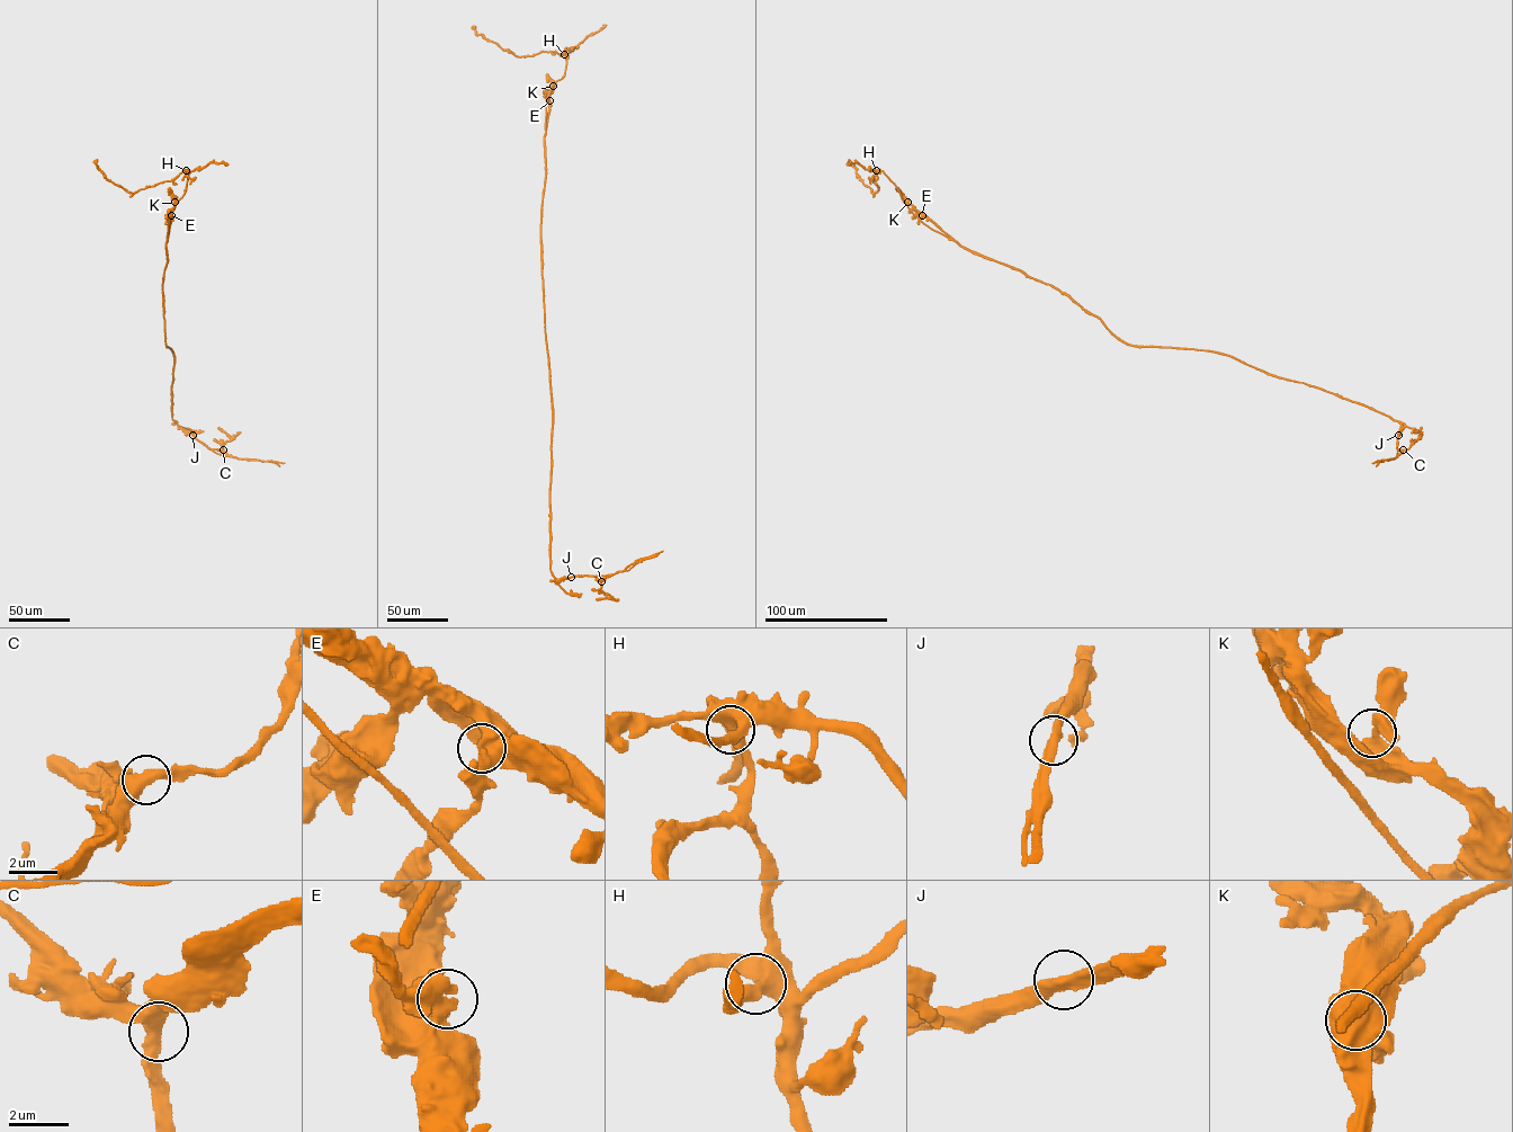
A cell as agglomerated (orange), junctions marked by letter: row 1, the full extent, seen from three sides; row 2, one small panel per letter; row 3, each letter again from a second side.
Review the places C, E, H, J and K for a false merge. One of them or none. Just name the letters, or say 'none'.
J

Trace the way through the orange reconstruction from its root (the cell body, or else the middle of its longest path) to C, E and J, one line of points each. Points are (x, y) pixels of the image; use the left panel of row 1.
C: (166, 336), (166, 346), (173, 357), (172, 418), (179, 428), (208, 447), (223, 449)
E: (166, 336), (162, 281), (171, 215)
J: (166, 336), (166, 346), (173, 357), (172, 418), (179, 428), (193, 435)

